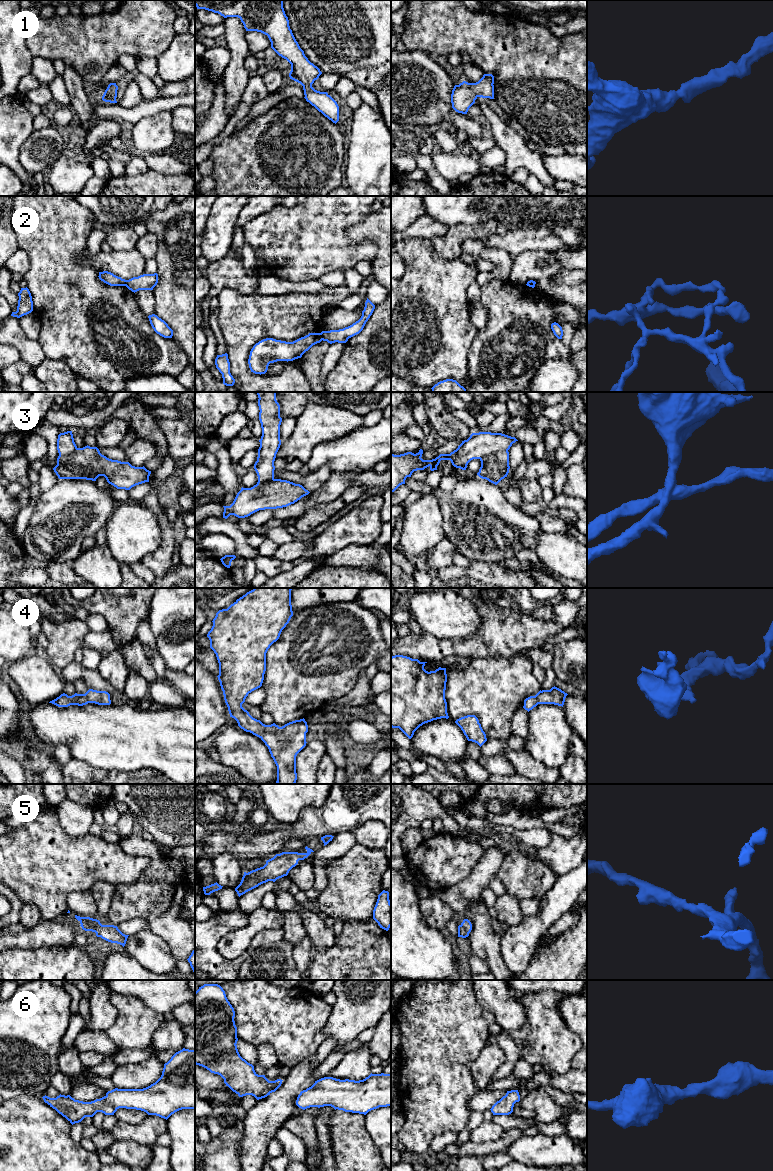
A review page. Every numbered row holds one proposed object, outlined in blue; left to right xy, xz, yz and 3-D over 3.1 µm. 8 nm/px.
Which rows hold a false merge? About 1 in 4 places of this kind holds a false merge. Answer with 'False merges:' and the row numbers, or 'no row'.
False merges: 2, 3

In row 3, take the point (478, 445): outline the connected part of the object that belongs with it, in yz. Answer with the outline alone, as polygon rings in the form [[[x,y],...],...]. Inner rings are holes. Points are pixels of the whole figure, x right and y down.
[[[479,432],[472,433],[467,440],[462,441],[456,450],[450,454],[440,454],[432,460],[423,460],[423,450],[418,453],[407,452],[400,455],[391,453],[391,493],[400,485],[405,484],[407,477],[417,470],[429,467],[431,471],[437,470],[441,460],[450,460],[456,468],[466,470],[468,463],[473,459],[481,459],[489,454],[501,450],[509,450],[513,443],[518,441],[502,433]]]

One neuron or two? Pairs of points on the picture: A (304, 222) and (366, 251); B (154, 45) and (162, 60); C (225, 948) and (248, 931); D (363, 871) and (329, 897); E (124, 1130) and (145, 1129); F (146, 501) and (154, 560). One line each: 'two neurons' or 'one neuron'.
A: one neuron
B: two neurons
C: one neuron
D: one neuron
E: one neuron
F: one neuron

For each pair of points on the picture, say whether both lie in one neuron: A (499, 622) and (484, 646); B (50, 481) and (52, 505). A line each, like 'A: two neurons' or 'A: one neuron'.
A: one neuron
B: two neurons

